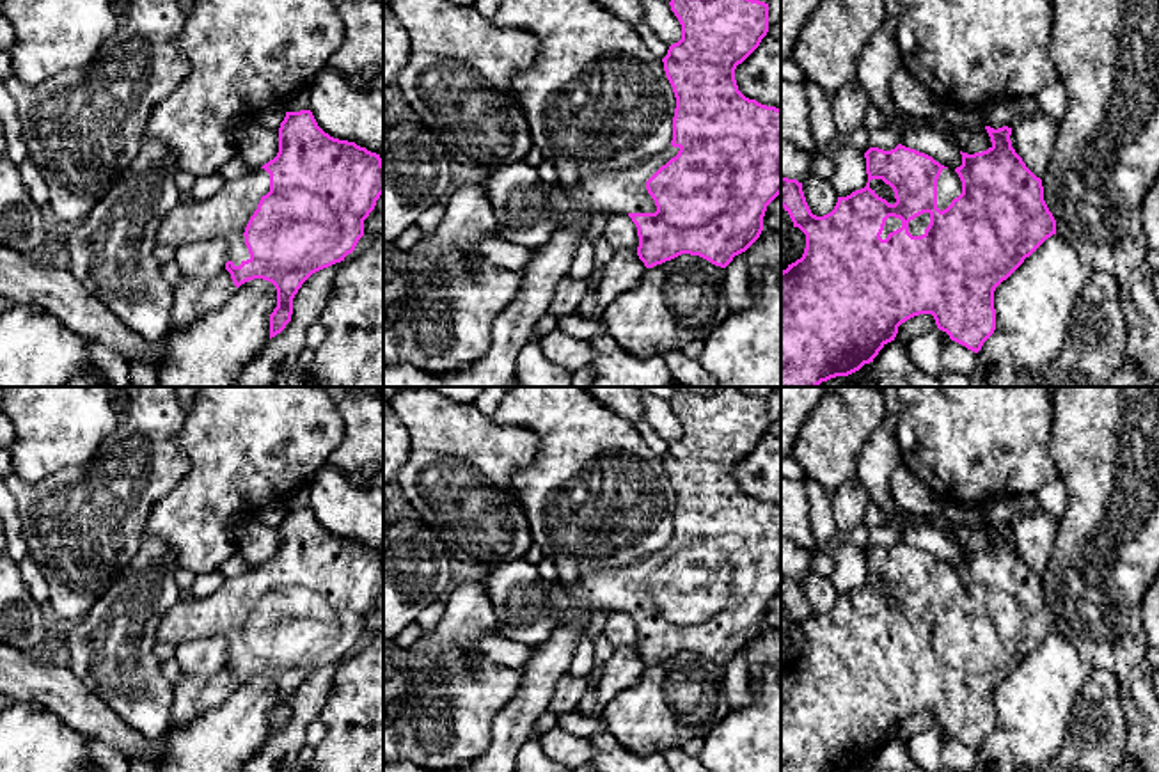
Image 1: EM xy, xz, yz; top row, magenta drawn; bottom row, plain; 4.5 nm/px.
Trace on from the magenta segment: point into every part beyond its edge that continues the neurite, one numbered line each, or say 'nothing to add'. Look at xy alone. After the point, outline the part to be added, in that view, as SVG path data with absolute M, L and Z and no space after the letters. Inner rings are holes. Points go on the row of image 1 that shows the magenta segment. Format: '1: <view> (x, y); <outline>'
1: xy (224, 217); M256 169L225 186L208 201L176 204L160 222L160 245L181 248L188 243L224 240L227 261L240 266L250 259L245 245L245 227L263 195L270 192L270 174Z

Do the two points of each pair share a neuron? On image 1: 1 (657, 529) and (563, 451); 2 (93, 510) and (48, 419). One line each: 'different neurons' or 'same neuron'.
1: same neuron
2: different neurons

